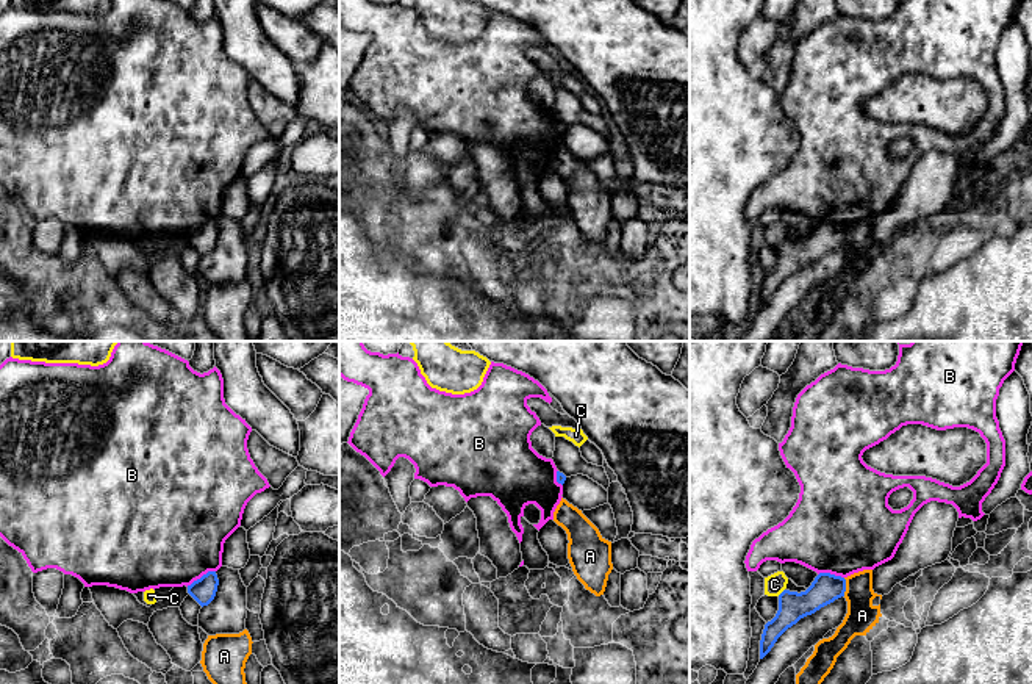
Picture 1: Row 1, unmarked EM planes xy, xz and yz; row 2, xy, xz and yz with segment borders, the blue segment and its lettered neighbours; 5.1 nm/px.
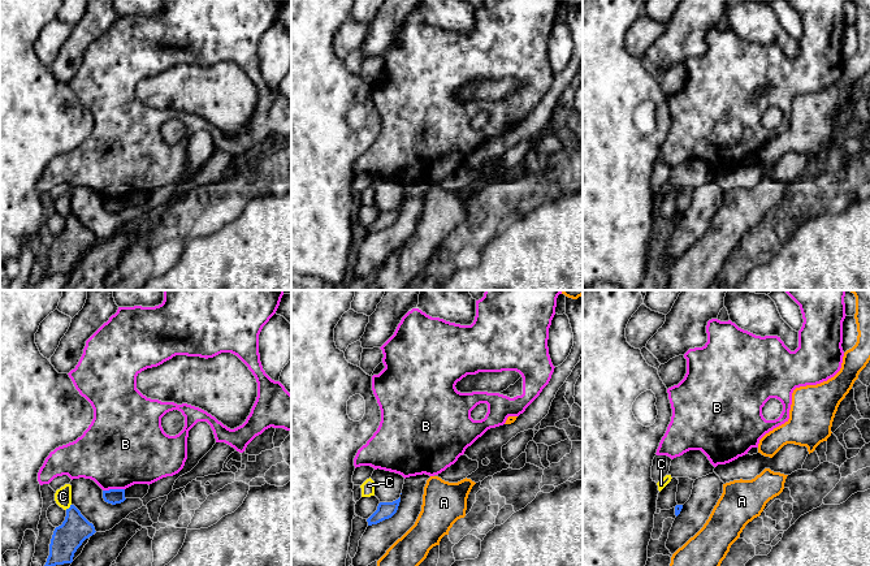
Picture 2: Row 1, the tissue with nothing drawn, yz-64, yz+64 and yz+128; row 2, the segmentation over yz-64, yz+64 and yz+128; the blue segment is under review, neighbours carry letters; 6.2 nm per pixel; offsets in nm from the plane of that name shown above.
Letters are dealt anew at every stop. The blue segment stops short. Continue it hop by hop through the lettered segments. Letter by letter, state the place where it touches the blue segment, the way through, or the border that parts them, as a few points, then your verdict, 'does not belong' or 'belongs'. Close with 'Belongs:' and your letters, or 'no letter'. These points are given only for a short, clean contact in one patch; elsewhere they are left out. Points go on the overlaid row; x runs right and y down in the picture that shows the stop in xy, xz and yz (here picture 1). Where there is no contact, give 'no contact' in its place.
A: yz (845, 587) | along yz (843, 578), (845, 595) | does not belong
B: xy (202, 576) | along xy (214, 570), (186, 586) | does not belong
C: yz (782, 592) | does not belong
Belongs: no letter

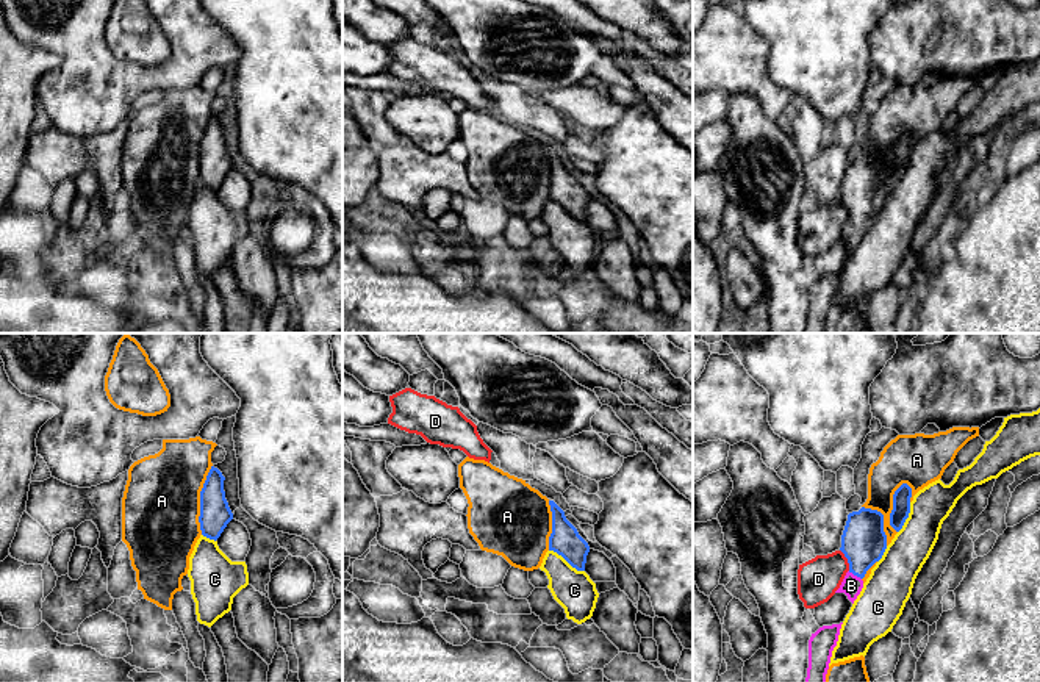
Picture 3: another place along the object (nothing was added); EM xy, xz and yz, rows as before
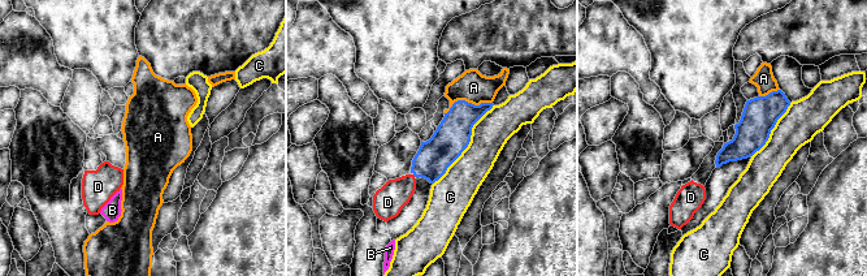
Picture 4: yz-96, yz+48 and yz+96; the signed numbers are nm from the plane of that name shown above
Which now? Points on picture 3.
A: yz (893, 507) | does not belong
B: yz (854, 574) | across yz (864, 542), (854, 574), (851, 585) | belongs
C: xz (566, 560) | does not belong
D: yz (848, 560) | along yz (840, 549), (849, 570) | does not belong
Belongs: B

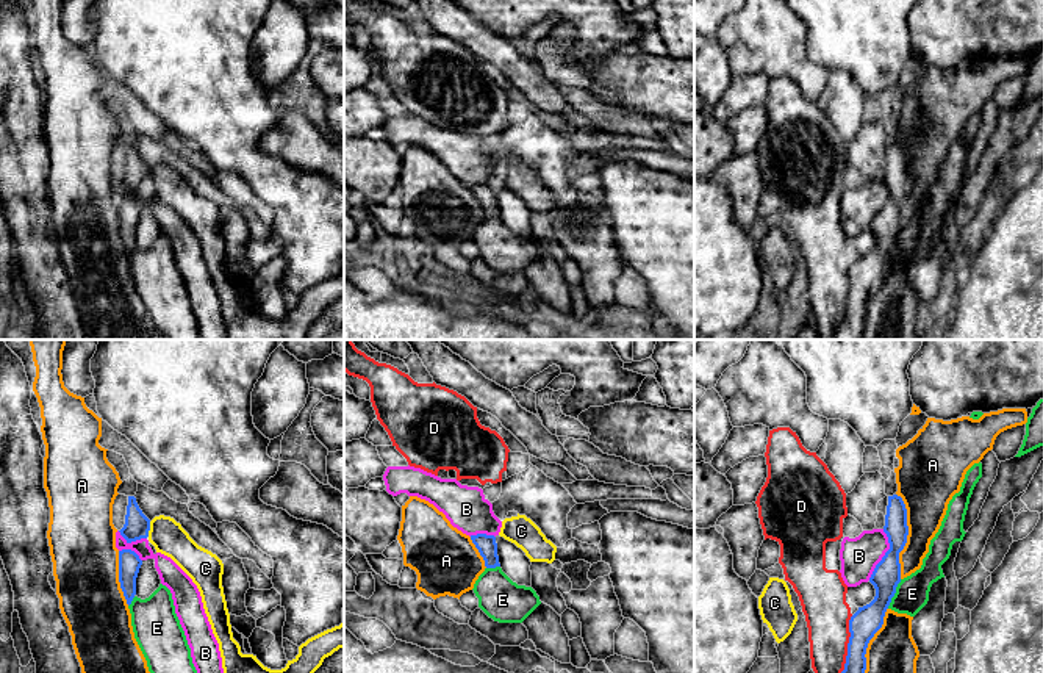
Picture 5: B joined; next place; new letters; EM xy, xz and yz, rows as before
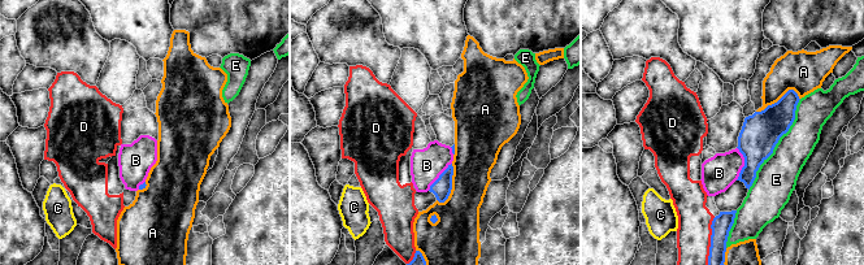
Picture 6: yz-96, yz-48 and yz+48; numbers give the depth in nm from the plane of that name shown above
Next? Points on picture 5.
A: yz (907, 534) | does not belong
B: yz (885, 554) | along yz (884, 529), (888, 539), (888, 550), (868, 579) | does not belong
C: xy (149, 529) | along xy (150, 521), (147, 536) | does not belong
D: yz (848, 644) | does not belong
E: yz (895, 592) | does not belong
Belongs: no letter

